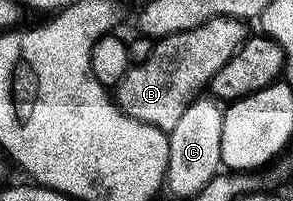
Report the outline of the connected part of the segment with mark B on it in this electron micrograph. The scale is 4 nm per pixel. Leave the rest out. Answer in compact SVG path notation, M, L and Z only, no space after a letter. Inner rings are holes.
M217 17L203 21L203 25L195 25L195 29L187 29L179 33L164 35L162 39L156 40L151 49L151 57L147 61L135 63L130 66L128 73L117 82L115 88L115 102L123 113L143 121L147 125L155 125L155 129L163 132L171 132L175 129L175 124L179 122L179 117L187 111L194 99L202 94L201 91L212 84L215 73L231 61L231 57L237 55L237 50L245 44L247 32L246 24L240 19L231 17Z

